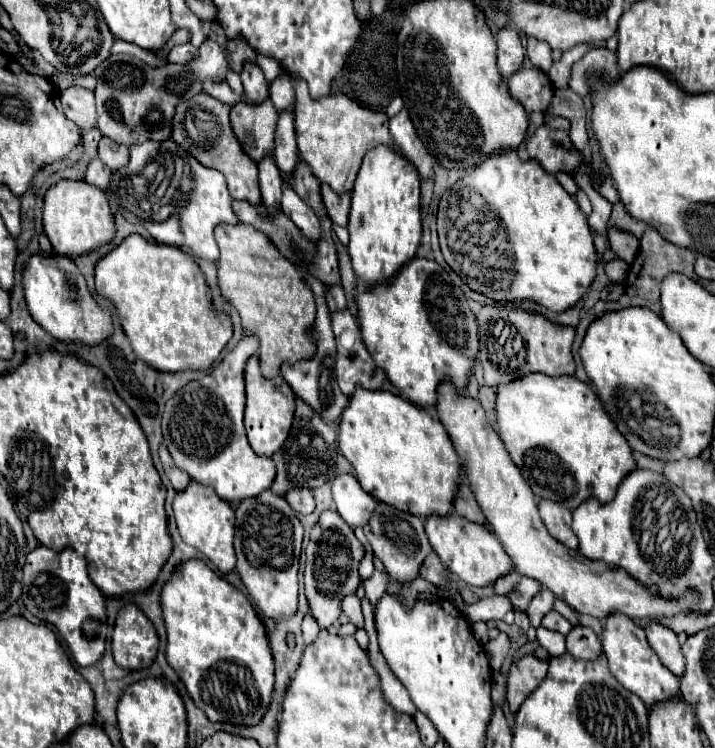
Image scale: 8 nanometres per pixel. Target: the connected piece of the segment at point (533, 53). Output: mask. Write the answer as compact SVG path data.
M528 37L528 57L536 69L548 73L552 65L552 49L548 47L548 43L540 43L538 39Z

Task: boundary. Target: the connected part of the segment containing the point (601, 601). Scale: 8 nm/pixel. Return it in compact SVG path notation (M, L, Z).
M444 381L438 391L438 417L450 433L452 443L464 461L466 481L476 495L476 501L482 507L492 533L512 557L514 569L520 575L536 579L566 605L570 605L578 613L586 613L596 619L606 619L614 613L622 613L630 619L648 619L658 615L674 617L686 611L688 599L670 601L662 599L660 595L652 595L624 569L608 565L604 561L590 561L582 553L572 551L558 543L554 537L550 537L538 515L536 499L532 495L530 485L520 475L520 469L512 463L502 439L488 423L482 405L470 397L458 395L456 387L448 381Z

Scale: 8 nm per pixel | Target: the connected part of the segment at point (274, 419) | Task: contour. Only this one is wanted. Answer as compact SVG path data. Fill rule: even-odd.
M250 357L246 363L246 411L244 411L244 425L248 433L248 441L252 449L258 455L272 457L282 443L288 437L288 431L292 429L292 419L294 419L294 401L296 395L292 387L282 379L264 379L260 373L260 361L258 357Z

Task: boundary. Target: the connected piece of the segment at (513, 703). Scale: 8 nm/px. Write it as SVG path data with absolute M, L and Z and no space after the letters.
M534 655L522 657L508 671L508 707L512 713L520 709L526 697L540 685L548 673L548 661L540 661Z

